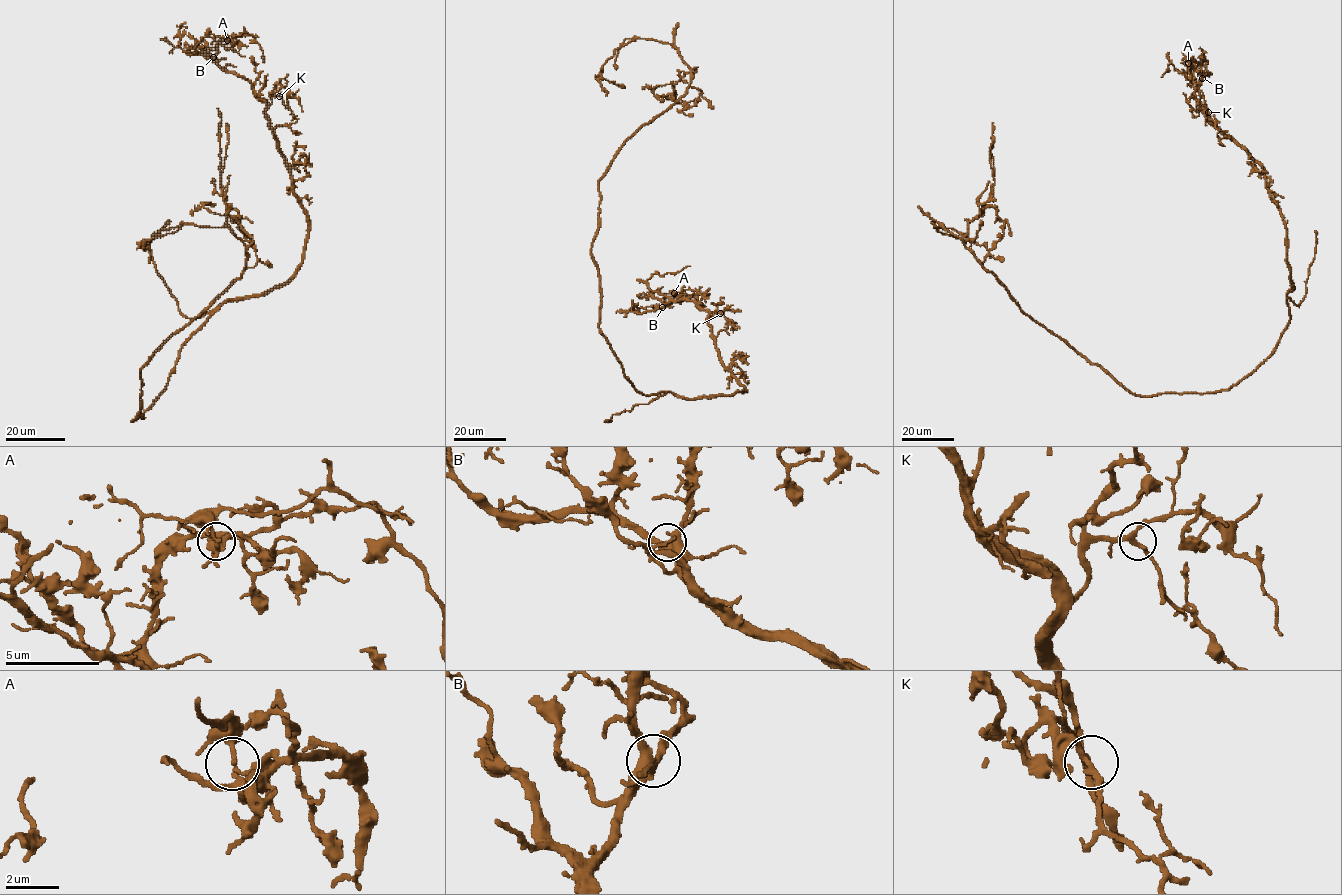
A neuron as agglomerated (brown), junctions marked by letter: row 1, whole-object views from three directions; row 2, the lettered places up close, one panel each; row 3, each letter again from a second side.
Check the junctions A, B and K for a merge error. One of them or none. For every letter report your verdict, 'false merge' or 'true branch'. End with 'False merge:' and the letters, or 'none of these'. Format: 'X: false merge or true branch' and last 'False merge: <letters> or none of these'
A: false merge
B: true branch
K: true branch
False merge: A

